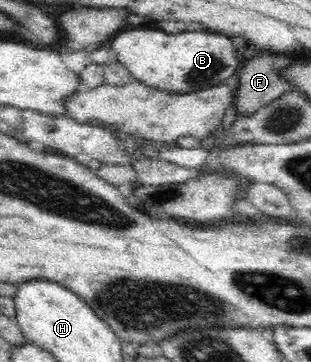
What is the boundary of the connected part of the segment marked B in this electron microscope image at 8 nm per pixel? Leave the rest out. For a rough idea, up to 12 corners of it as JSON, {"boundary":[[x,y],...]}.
{"boundary":[[124,29],[111,48],[135,80],[210,89],[238,69],[225,34]]}

